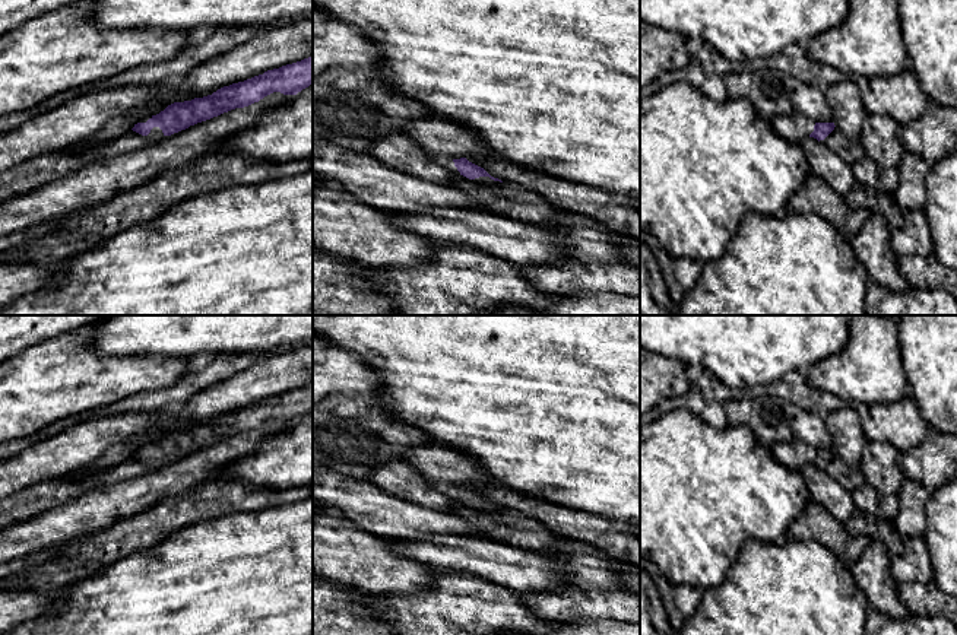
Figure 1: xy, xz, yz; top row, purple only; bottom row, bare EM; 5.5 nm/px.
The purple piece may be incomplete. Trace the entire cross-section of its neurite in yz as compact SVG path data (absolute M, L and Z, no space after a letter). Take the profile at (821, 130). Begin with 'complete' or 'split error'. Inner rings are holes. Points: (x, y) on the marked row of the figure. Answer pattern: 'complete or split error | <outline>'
split error | M796 111L788 117L777 117L771 126L779 136L793 143L801 143L808 136L824 140L836 127L834 123L815 123Z

